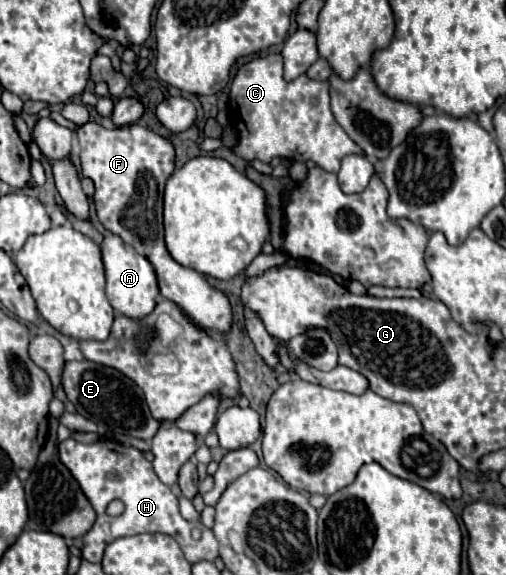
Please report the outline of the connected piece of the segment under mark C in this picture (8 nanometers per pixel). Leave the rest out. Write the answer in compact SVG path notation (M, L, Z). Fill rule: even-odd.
M270 53L266 57L254 57L248 63L242 63L232 79L230 93L228 93L228 111L234 127L240 133L238 145L232 149L238 157L246 161L264 161L270 163L274 157L290 159L290 161L314 161L324 171L336 173L340 169L342 157L350 153L364 155L364 151L346 135L346 131L340 127L340 123L334 119L334 113L330 109L330 81L316 81L308 75L300 75L294 81L286 81L282 77L282 55Z

